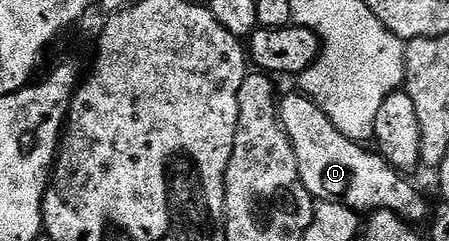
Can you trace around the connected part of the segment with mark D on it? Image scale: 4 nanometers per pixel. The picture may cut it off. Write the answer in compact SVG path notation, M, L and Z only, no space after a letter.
M296 95L297 97L282 96L279 101L279 112L281 114L281 126L285 129L285 134L289 137L289 142L293 144L295 159L299 167L299 175L303 187L311 196L321 203L340 203L346 205L358 215L372 215L378 210L399 215L403 220L410 223L421 223L424 217L428 218L431 213L431 205L425 202L425 197L408 181L408 176L402 175L393 166L385 162L385 158L375 151L368 153L364 144L347 139L323 115L323 111L309 97Z

